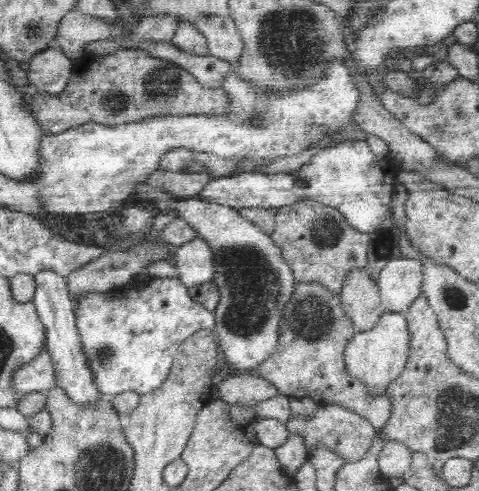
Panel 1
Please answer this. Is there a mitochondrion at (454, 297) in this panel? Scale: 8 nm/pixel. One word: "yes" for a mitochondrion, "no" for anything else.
yes

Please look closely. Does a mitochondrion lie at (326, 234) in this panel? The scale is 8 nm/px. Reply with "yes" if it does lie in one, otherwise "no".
yes

